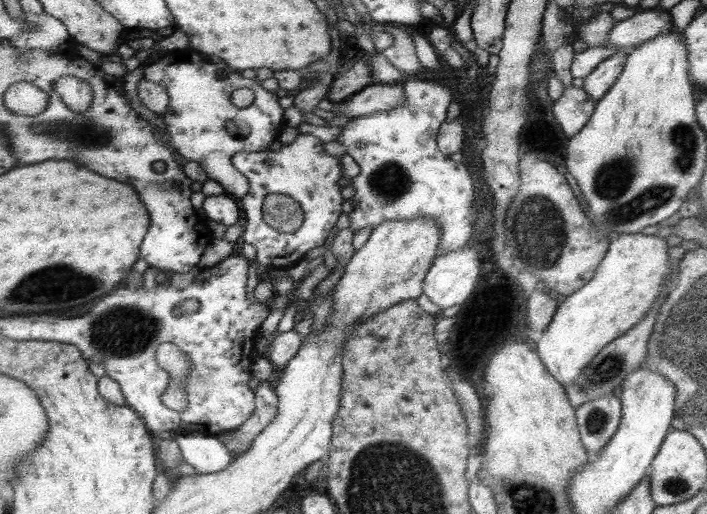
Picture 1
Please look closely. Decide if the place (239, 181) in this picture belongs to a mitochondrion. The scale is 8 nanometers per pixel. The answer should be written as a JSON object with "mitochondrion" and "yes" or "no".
{"mitochondrion":"no"}

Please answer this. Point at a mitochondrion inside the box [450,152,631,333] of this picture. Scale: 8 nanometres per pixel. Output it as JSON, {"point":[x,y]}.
{"point":[536,219]}

